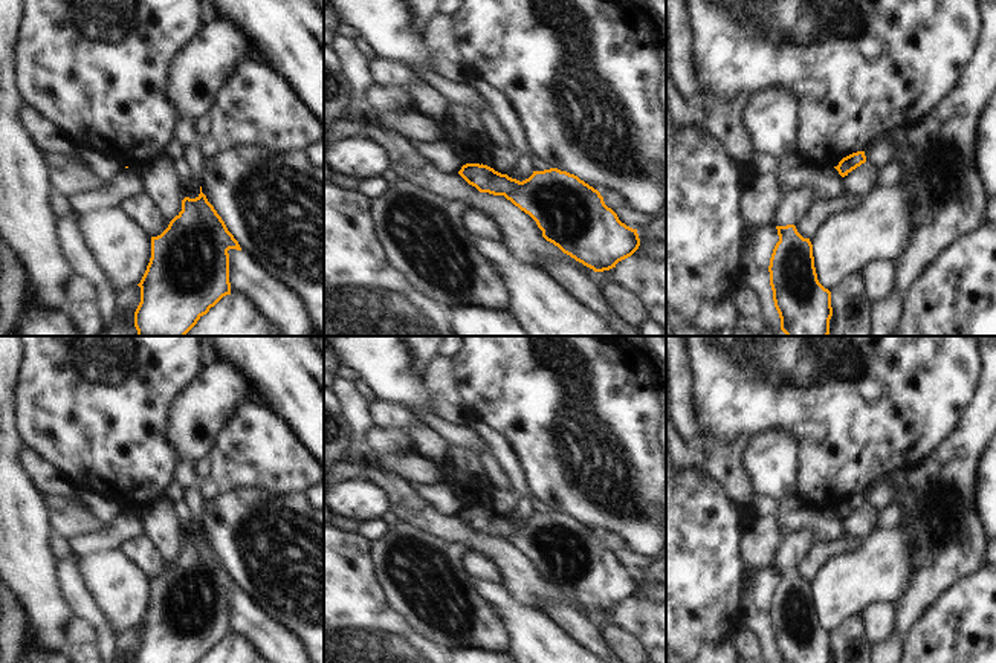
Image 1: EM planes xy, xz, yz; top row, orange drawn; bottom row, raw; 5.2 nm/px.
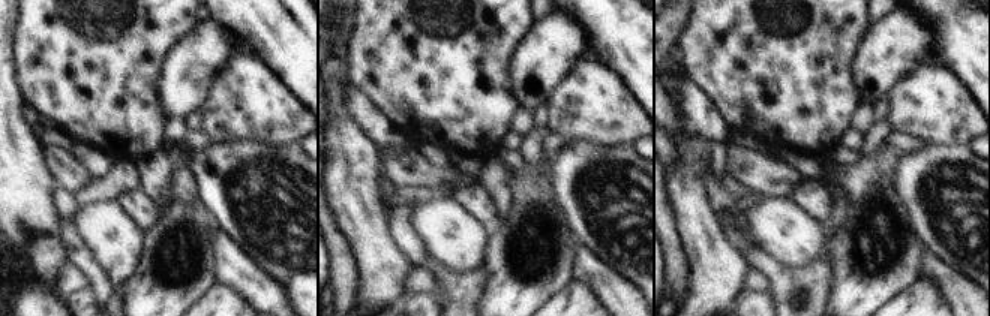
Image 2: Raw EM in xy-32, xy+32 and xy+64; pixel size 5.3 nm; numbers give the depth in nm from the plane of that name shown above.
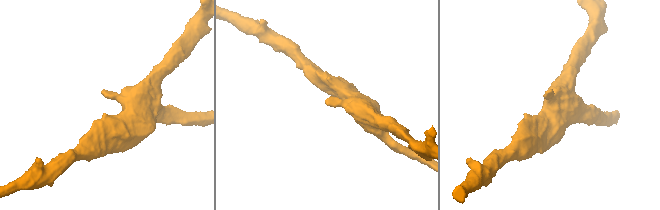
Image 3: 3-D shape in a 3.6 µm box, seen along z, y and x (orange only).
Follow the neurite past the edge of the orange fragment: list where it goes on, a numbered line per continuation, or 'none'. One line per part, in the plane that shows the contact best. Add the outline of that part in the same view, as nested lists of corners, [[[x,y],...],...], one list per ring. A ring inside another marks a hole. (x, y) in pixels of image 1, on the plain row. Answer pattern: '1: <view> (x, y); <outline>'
none

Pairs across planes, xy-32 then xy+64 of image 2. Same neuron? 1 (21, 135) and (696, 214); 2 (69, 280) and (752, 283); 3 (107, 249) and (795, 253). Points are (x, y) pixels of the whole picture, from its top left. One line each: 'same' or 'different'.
1: same
2: same
3: same

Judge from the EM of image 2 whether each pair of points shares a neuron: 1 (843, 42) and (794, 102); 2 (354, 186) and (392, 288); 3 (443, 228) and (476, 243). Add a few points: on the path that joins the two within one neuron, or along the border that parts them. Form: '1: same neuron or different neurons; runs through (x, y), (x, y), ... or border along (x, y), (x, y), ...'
1: same neuron; runs through (828, 57), (801, 87)
2: same neuron; runs through (360, 211), (381, 262)
3: same neuron; runs through (450, 234), (461, 243), (468, 243)

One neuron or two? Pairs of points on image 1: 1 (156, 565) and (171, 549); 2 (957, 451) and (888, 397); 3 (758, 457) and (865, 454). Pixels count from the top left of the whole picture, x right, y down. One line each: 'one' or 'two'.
1: two
2: two
3: two

